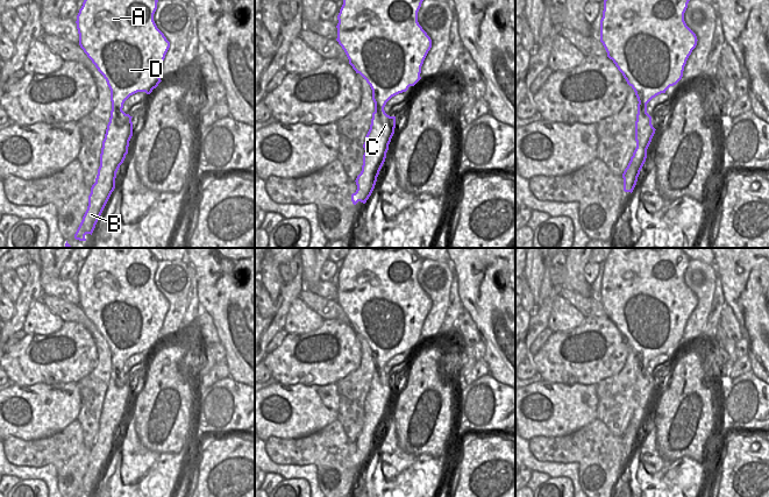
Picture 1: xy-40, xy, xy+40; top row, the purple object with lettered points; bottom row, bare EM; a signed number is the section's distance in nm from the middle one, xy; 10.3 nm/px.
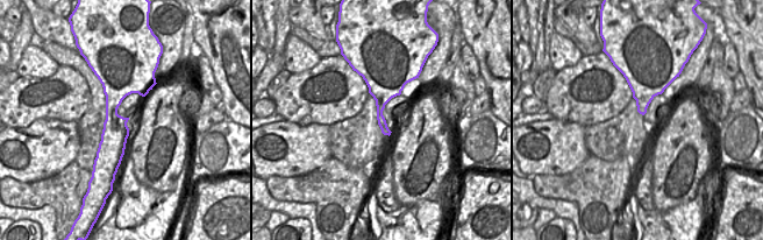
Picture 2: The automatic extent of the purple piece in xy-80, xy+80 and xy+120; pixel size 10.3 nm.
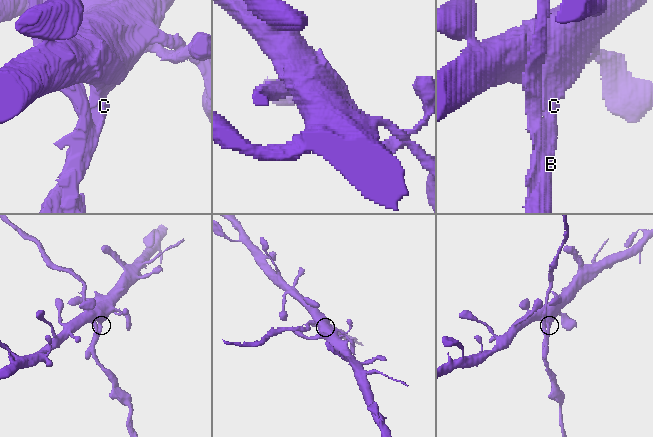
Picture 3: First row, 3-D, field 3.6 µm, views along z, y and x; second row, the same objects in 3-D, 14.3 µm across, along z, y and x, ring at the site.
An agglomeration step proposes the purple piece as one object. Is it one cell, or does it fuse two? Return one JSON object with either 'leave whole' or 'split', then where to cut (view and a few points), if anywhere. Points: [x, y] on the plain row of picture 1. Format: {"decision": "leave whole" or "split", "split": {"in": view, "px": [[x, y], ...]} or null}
{"decision": "split", "split": {"in": "xy+40", "px": [[639, 363], [639, 368], [646, 371]]}}

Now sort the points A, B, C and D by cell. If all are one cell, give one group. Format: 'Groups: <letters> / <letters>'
Groups: A D / B C.

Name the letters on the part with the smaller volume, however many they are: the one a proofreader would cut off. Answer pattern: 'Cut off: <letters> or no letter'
Cut off: B, C

